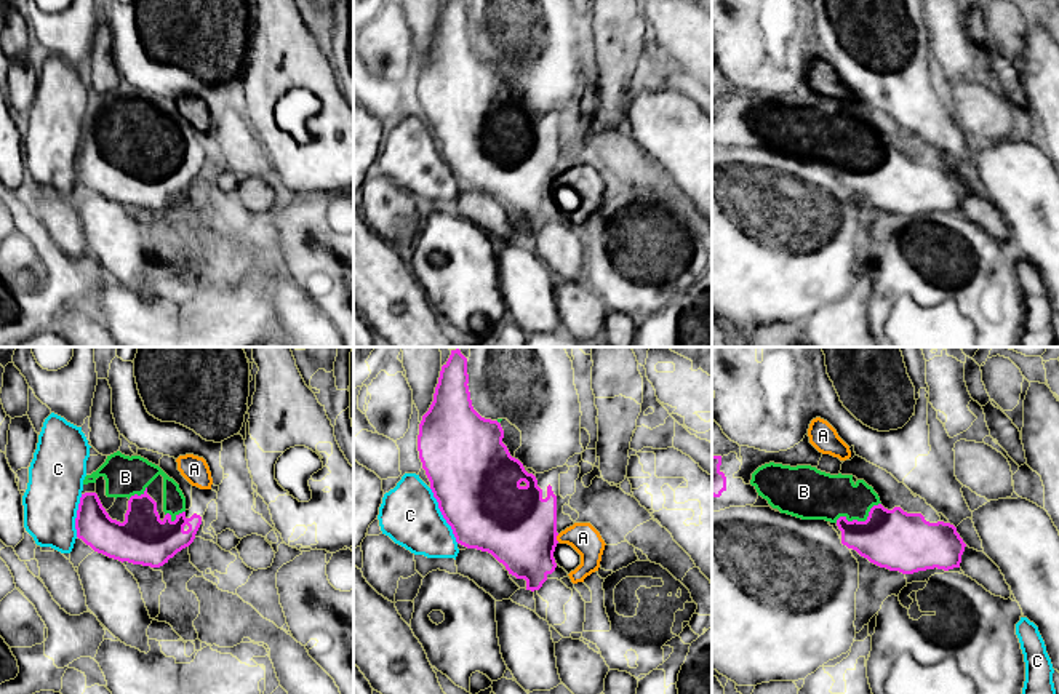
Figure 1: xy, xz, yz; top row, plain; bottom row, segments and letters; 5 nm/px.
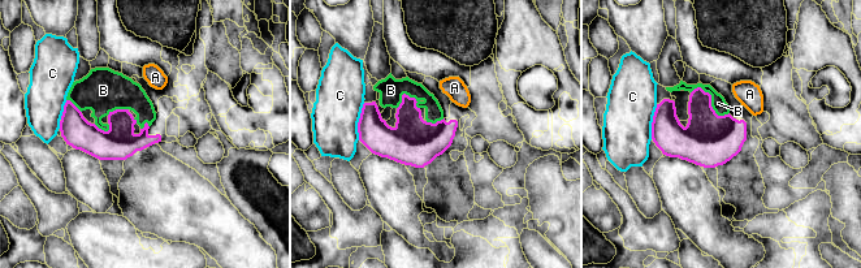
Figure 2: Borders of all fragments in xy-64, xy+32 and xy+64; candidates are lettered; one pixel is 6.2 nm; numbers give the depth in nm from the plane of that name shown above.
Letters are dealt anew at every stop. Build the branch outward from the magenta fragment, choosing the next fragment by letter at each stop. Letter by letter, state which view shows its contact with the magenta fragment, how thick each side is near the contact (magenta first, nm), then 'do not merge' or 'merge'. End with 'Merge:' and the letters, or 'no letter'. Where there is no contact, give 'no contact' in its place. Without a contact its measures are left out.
A: meets magenta in xz; 380 nm thick on the magenta side, 150 nm on the other; do not merge
B: meets magenta in yz; 300 nm thick on the magenta side, 240 nm on the other; merge
C: meets magenta in xz; 440 nm thick on the magenta side, 300 nm on the other; do not merge
Merge: B

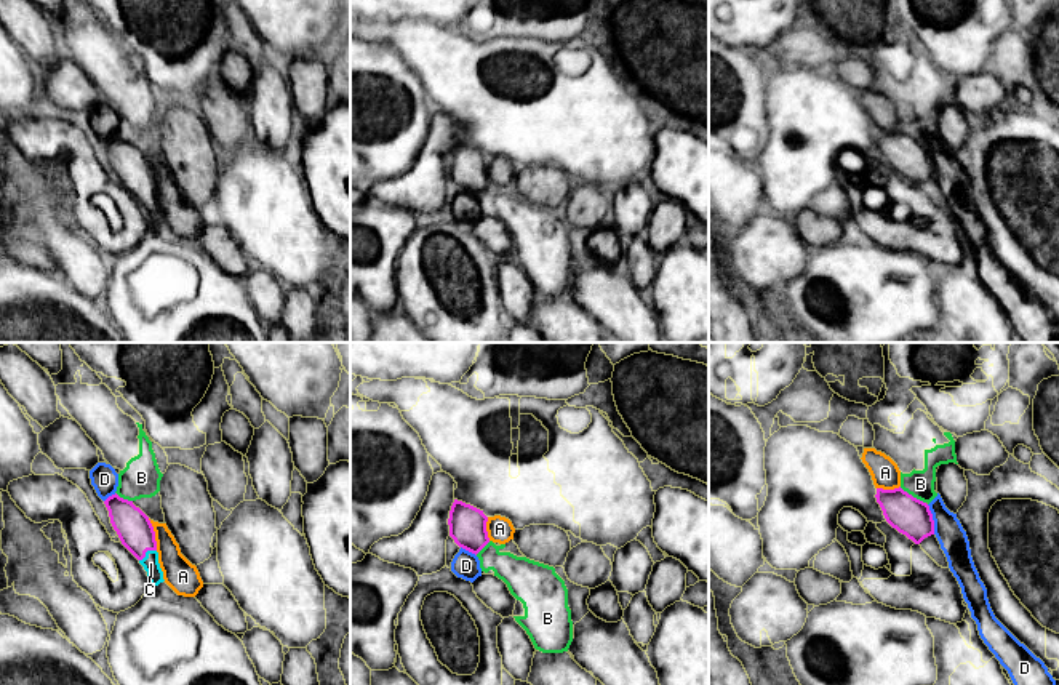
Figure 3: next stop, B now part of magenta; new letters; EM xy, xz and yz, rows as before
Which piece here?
A: meets magenta in xy; 180 nm thick on the magenta side, 160 nm on the other; do not merge
B: meets magenta in yz; 190 nm thick on the magenta side, 140 nm on the other; do not merge
C: meets magenta in xy; 180 nm thick on the magenta side, 80 nm on the other; merge
D: meets magenta in yz; 190 nm thick on the magenta side, 140 nm on the other; do not merge
Merge: C

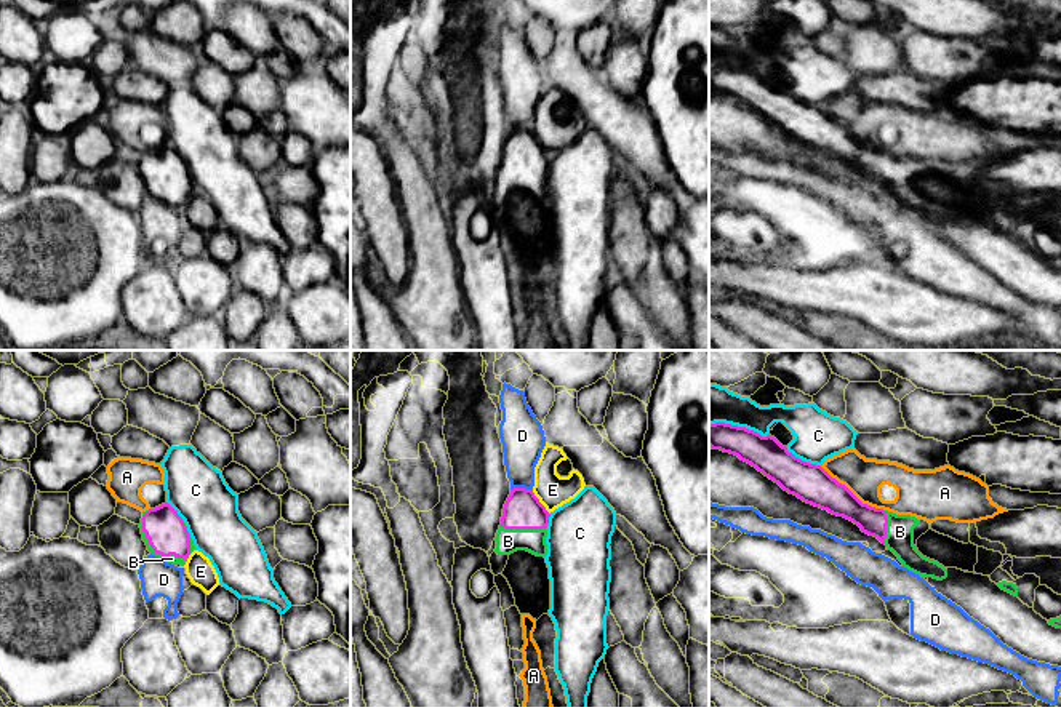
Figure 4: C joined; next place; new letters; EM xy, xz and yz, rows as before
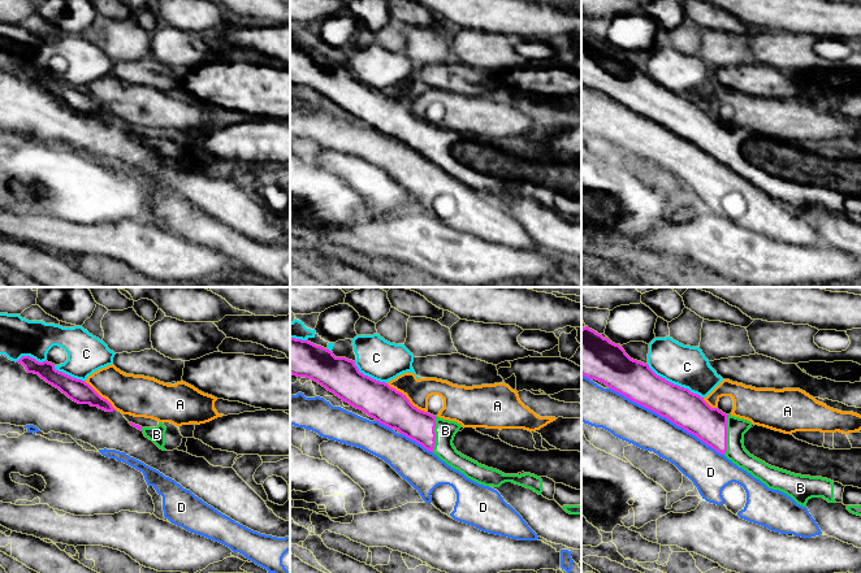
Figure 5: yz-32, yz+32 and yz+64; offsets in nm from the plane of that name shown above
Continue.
A: meets magenta in yz; 190 nm thick on the magenta side, 190 nm on the other; do not merge
B: meets magenta in xy; 200 nm thick on the magenta side, 50 nm on the other; merge
C: meets magenta in yz; 180 nm thick on the magenta side, 200 nm on the other; do not merge
D: meets magenta in xz; 190 nm thick on the magenta side, 220 nm on the other; do not merge
E: meets magenta in xz; 190 nm thick on the magenta side, 160 nm on the other; do not merge
Merge: B

